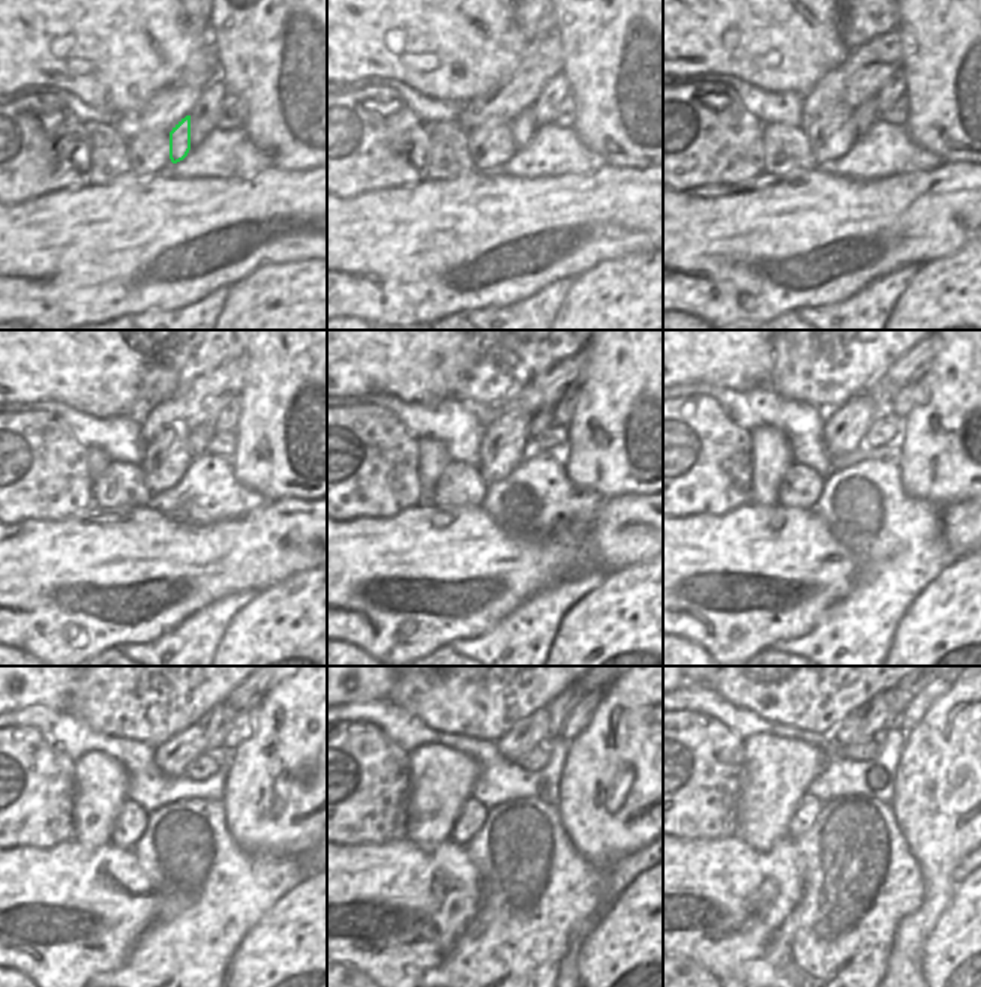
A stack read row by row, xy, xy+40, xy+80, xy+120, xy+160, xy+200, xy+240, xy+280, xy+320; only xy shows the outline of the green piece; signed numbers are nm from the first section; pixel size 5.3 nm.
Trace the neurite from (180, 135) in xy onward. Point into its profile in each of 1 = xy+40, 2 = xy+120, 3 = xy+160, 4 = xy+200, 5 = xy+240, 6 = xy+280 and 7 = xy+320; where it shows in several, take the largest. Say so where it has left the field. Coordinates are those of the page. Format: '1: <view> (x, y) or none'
1: xy+40 (522, 128)
2: xy+120 (200, 437)
3: xy+160 (543, 420)
4: xy+200 (884, 395)
5: xy+240 (218, 722)
6: xy+280 (560, 708)
7: xy+320 (902, 696)

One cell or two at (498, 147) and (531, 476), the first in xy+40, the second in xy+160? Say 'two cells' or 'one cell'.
two cells

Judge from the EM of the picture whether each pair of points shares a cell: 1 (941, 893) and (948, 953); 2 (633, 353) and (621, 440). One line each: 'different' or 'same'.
1: different
2: same

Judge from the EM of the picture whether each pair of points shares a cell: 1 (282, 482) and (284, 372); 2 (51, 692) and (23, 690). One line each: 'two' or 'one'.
1: one
2: one

